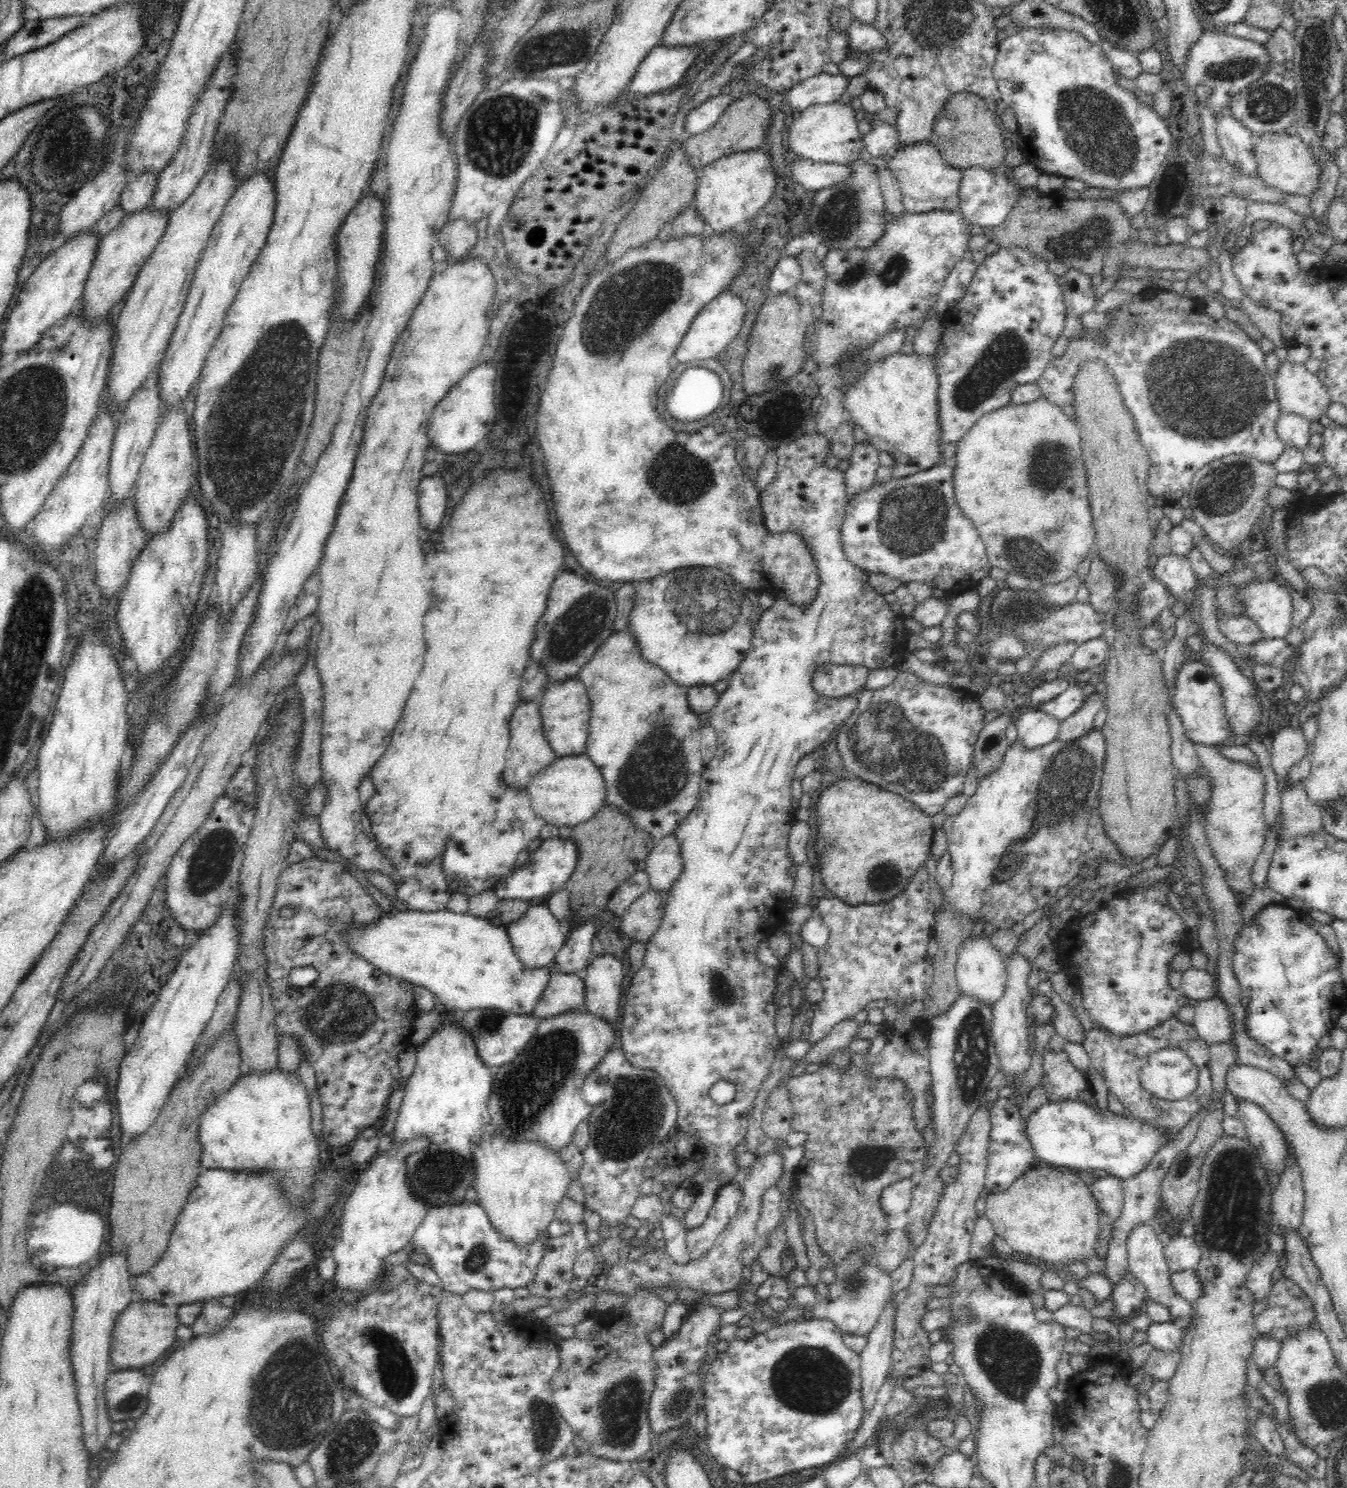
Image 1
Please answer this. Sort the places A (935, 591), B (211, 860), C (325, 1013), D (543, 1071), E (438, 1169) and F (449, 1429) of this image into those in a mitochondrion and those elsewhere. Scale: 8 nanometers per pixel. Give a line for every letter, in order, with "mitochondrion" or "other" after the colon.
A: other
B: mitochondrion
C: mitochondrion
D: mitochondrion
E: mitochondrion
F: other

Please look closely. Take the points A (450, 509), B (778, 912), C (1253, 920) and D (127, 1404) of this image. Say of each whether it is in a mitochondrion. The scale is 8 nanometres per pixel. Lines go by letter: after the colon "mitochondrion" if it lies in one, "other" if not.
A: other
B: other
C: other
D: mitochondrion

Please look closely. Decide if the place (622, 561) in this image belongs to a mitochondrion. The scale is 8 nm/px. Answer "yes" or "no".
no

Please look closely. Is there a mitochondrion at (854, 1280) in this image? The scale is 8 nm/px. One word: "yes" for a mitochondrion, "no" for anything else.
yes

